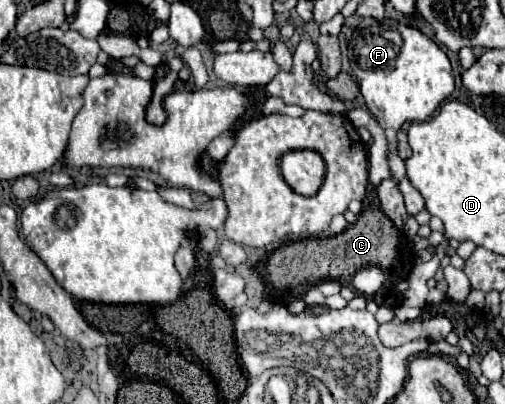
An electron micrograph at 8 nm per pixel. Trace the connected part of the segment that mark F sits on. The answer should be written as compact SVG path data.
M363 18L361 24L355 28L353 36L349 38L349 64L351 64L351 72L359 82L359 88L369 112L385 130L385 136L389 142L389 164L391 164L393 180L399 182L405 176L405 164L395 152L395 144L397 144L395 134L405 122L427 120L435 112L435 108L455 90L455 76L451 70L451 62L445 56L445 52L417 28L411 28L409 24L391 20L391 18L383 18L383 20Z

